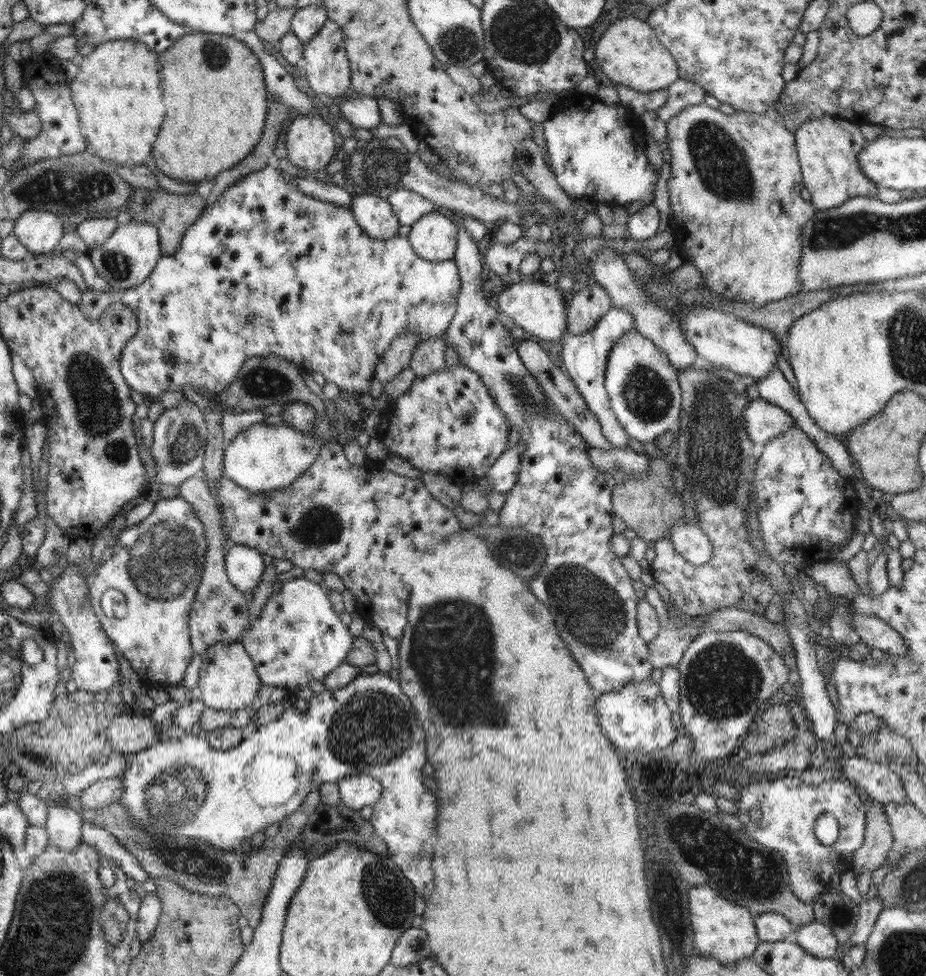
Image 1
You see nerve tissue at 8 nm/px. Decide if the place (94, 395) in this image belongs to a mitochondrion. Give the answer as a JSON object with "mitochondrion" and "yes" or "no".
{"mitochondrion":"yes"}

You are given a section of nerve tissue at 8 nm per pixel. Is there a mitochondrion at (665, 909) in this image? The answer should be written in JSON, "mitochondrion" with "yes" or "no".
{"mitochondrion":"no"}

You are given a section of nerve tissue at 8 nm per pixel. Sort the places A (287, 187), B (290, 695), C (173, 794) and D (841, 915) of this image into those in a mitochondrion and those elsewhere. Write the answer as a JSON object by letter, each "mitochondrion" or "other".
{"A":"other","B":"other","C":"mitochondrion","D":"other"}

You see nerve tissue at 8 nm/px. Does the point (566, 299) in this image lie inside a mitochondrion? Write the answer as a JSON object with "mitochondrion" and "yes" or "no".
{"mitochondrion":"no"}

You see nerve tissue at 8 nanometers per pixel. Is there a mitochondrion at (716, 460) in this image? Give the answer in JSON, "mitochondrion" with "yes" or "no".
{"mitochondrion":"yes"}

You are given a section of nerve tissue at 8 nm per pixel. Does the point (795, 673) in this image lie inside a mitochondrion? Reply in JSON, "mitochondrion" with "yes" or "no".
{"mitochondrion":"no"}

